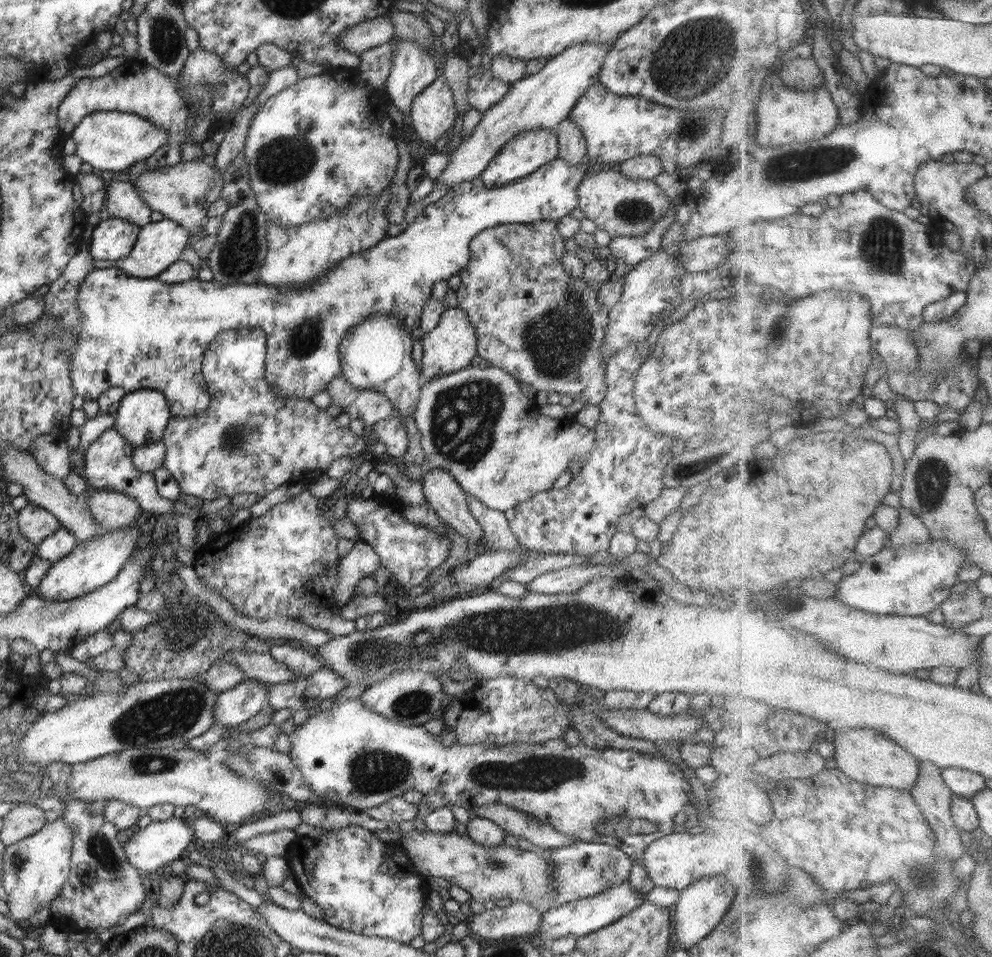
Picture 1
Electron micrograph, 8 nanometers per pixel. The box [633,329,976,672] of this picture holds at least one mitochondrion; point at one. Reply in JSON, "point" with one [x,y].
{"point":[933,476]}

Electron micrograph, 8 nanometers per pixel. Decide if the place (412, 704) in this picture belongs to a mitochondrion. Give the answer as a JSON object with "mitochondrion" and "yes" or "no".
{"mitochondrion":"yes"}

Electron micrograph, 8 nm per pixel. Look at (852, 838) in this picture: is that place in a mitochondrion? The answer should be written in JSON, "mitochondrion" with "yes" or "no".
{"mitochondrion":"no"}

